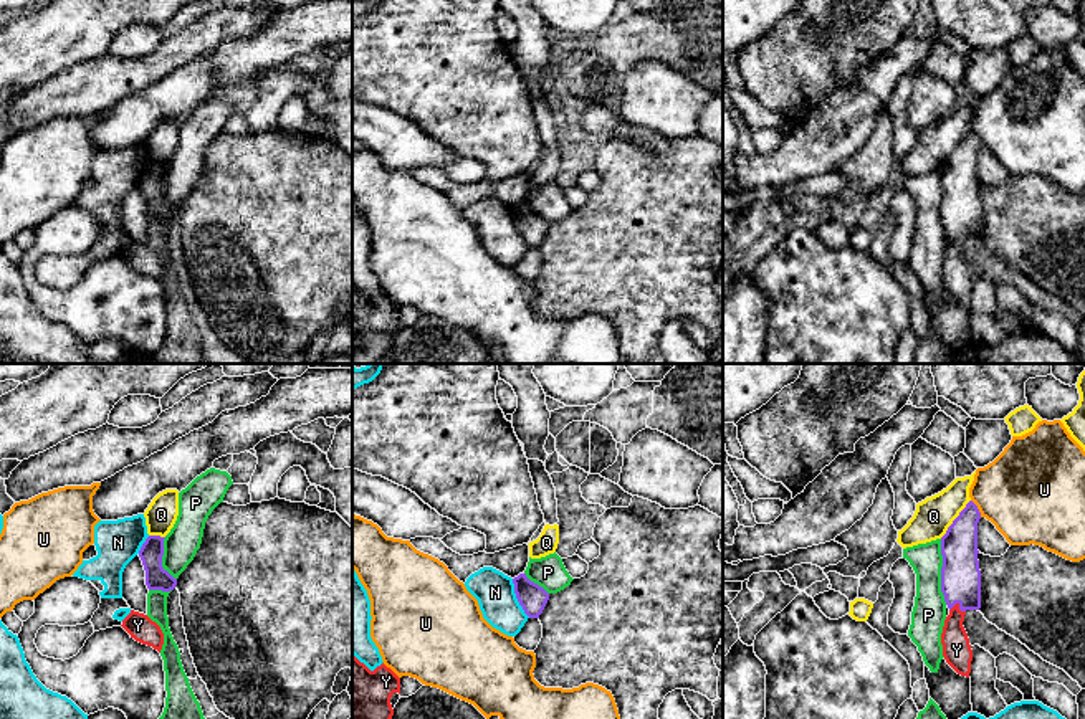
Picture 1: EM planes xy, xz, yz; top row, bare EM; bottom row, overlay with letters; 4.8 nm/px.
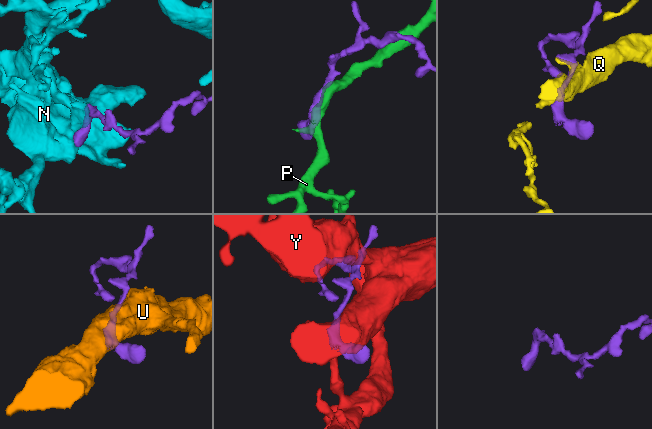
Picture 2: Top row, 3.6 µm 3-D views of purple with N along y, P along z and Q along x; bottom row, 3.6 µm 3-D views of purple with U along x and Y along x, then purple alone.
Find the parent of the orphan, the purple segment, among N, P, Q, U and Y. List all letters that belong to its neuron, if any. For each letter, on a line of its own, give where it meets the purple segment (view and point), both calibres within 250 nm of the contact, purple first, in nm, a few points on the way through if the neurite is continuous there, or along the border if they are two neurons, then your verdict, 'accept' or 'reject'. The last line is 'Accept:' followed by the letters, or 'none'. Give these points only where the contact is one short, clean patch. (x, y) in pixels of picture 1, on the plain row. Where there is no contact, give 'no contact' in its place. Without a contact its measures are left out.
N: meets purple in xz at (516, 227); 140 nm thick on the purple side, 190 nm on the other; reject
P: meets purple in yz at (941, 202); 190 nm thick on the purple side, 170 nm on the other; reject
Q: meets purple in yz at (955, 149); 180 nm thick on the purple side, 180 nm on the other; reject
U: meets purple in yz at (976, 138); 180 nm thick on the purple side, 420 nm on the other; reject
Y: meets purple in yz at (960, 235); 190 nm thick on the purple side, 140 nm on the other; runs through yz (960, 204), (960, 235), (956, 280); accept
Accept: Y

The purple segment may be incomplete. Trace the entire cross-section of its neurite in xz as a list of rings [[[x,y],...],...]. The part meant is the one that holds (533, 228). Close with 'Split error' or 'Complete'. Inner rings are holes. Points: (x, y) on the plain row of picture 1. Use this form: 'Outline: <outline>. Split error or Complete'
Outline: [[[519,203],[518,207],[514,207],[513,213],[516,228],[524,243],[529,248],[539,248],[549,230],[549,223],[538,213],[531,212],[526,203]]]. Complete

